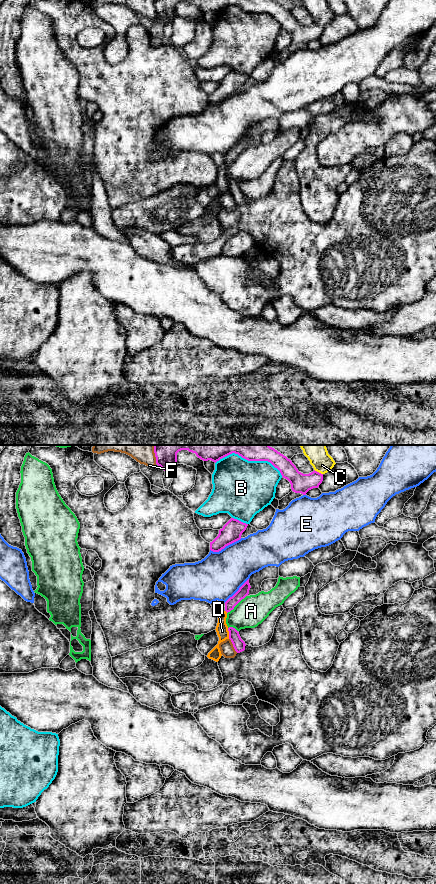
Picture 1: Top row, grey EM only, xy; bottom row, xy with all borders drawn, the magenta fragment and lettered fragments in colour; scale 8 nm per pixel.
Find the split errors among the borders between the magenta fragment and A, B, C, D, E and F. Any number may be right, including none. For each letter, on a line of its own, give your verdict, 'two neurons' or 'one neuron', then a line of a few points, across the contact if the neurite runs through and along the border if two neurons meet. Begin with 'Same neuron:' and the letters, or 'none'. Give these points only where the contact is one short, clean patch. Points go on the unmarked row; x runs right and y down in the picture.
Same neuron: none
A: two neurons; line xy (246, 147), (227, 165)
B: two neurons
C: two neurons
D: two neurons; line xy (227, 180), (229, 190)
E: two neurons
F: two neurons

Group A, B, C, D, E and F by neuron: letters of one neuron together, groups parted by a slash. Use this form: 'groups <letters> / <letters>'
groups A / B / C / D / E / F

